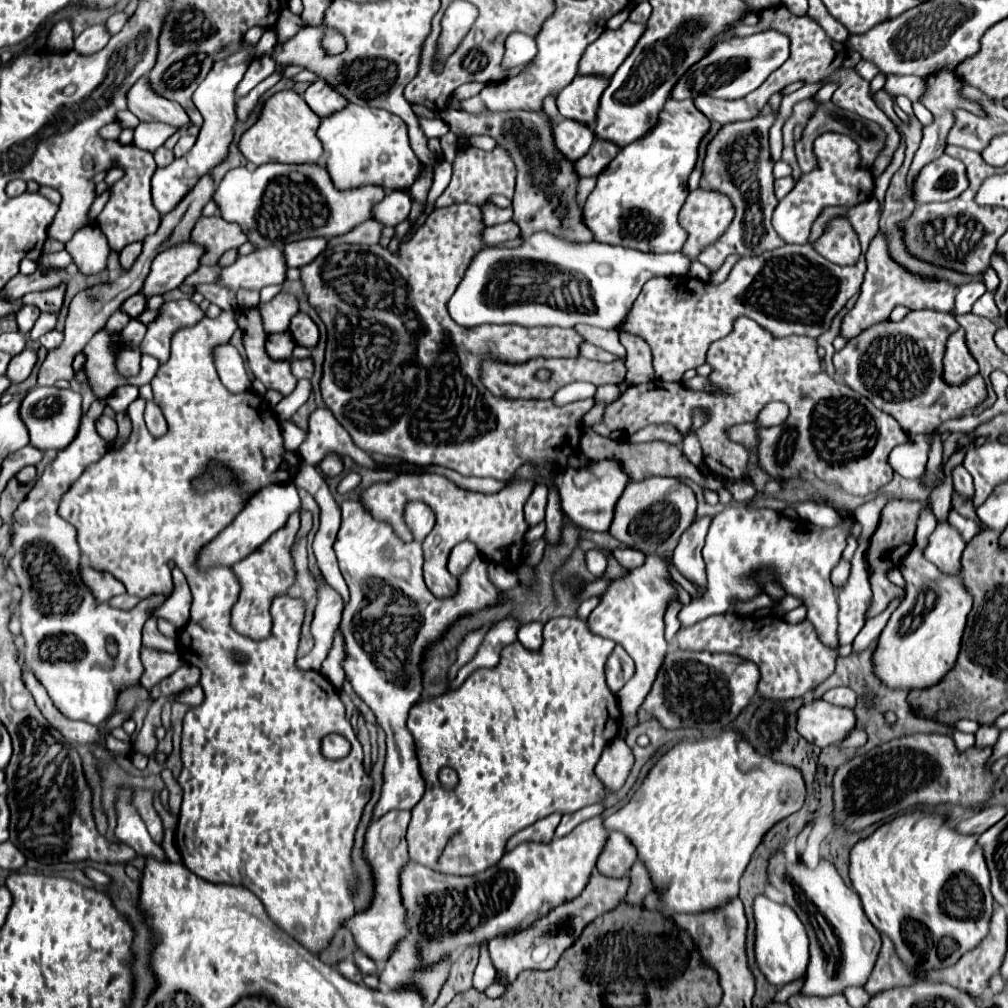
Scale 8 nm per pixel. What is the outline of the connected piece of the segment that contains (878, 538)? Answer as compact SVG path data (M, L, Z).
M890 501L884 509L882 509L882 517L880 517L880 523L878 523L878 529L876 533L872 535L872 541L870 541L870 549L868 549L868 565L870 565L870 583L872 583L872 593L874 593L874 599L872 599L872 609L868 611L868 619L870 617L876 617L880 615L888 603L902 595L904 589L892 585L888 579L886 579L886 573L894 567L900 565L902 557L908 553L908 549L912 549L914 545L914 533L916 533L916 513L920 513L920 505L924 503L912 503L912 501Z

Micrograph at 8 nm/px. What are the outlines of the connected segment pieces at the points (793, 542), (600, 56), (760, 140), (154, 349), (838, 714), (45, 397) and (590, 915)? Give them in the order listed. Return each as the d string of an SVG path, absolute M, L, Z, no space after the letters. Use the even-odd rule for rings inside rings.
M744 503L726 507L714 517L702 551L710 579L710 591L706 591L702 599L693 599L682 607L678 615L680 623L694 625L710 615L726 613L732 599L744 601L756 597L760 593L754 583L756 573L760 569L772 567L786 593L804 599L804 605L808 609L808 621L812 621L812 625L816 627L820 641L838 653L838 605L836 593L830 583L830 571L840 561L852 525L848 515L842 515L840 519L842 527L824 529L804 519L788 519L772 509L750 509Z
M626 21L620 29L610 31L606 29L584 53L580 59L578 73L580 75L608 75L616 73L620 67L620 61L632 51L632 45L640 39L640 33L644 31L642 23Z
M770 113L758 115L750 121L724 125L720 133L714 137L714 141L708 145L700 187L708 191L720 191L732 199L736 207L736 217L732 221L732 237L738 237L738 241L716 241L700 251L698 261L704 263L712 273L732 253L750 257L784 245L784 241L780 239L780 235L774 231L770 223L772 211L778 205L778 199L774 195L774 177L772 177L774 163L770 159L770 147L768 147L768 129L772 127L774 119L776 115Z
M190 299L164 303L160 317L148 325L146 337L140 343L140 353L152 355L160 363L166 363L170 357L168 341L172 339L172 333L180 329L180 325L196 325L196 321L200 321L202 317L204 311Z
M816 699L804 705L804 709L800 709L796 729L806 741L818 747L828 747L844 741L846 735L854 729L854 725L856 725L854 709L836 707L832 703Z
M34 387L32 391L28 391L24 401L20 403L20 419L24 421L24 425L28 429L30 445L40 451L48 451L48 449L60 451L60 449L68 447L80 427L80 417L82 417L80 403L82 403L82 397L78 393L74 393L72 389Z
M636 861L632 865L630 879L628 877L610 879L610 877L604 877L598 871L594 871L590 881L588 881L588 885L590 885L590 891L586 889L576 899L558 905L556 909L552 909L552 913L540 917L528 929L524 929L520 933L504 935L504 937L494 937L488 943L488 953L490 953L492 965L496 969L496 983L510 985L516 979L516 975L520 971L526 971L526 969L540 969L540 971L552 969L558 963L558 959L562 957L564 949L568 949L582 935L584 927L588 923L592 923L596 917L616 909L624 901L626 893L628 893L628 897L626 897L628 903L640 905L644 901L644 897L654 889L650 873L648 873L648 869L644 867L642 861ZM628 887L630 887L630 891L628 891Z

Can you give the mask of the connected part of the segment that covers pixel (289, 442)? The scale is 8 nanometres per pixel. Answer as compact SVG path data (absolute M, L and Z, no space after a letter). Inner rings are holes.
M282 421L282 435L284 435L286 449L292 449L292 451L296 451L306 437L306 433L302 429L298 429L292 421Z

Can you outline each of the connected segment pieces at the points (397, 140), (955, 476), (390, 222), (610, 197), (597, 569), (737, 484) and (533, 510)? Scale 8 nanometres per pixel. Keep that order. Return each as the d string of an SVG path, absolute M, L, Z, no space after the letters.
M350 103L344 109L321 118L316 135L326 151L326 169L330 179L340 191L364 185L380 185L388 191L406 191L420 177L422 165L408 145L404 121L385 109Z
M958 465L956 469L952 471L952 481L953 488L960 497L964 497L964 499L968 499L968 501L972 501L972 497L974 497L974 485L972 485L972 477L970 477L970 473L962 467L962 465Z
M388 193L380 205L374 209L374 219L384 221L386 227L396 227L400 221L408 217L412 209L412 201L406 193Z
M668 99L664 109L660 111L656 127L644 135L640 141L626 145L610 165L598 175L598 183L594 191L588 195L584 203L584 223L592 229L594 239L600 243L622 245L628 249L638 251L656 251L656 253L670 253L680 251L688 239L688 233L678 223L678 213L688 197L688 177L698 161L698 147L704 135L710 131L710 119L700 113L692 99L676 101Z
M588 551L586 553L586 565L594 577L600 577L607 567L607 559L602 551Z
M732 481L732 483L726 483L726 487L736 501L750 501L756 497L756 489L748 481Z
M536 483L526 505L524 505L524 517L528 521L528 525L536 525L540 521L544 521L544 509L546 509L546 493L548 487L544 483Z

